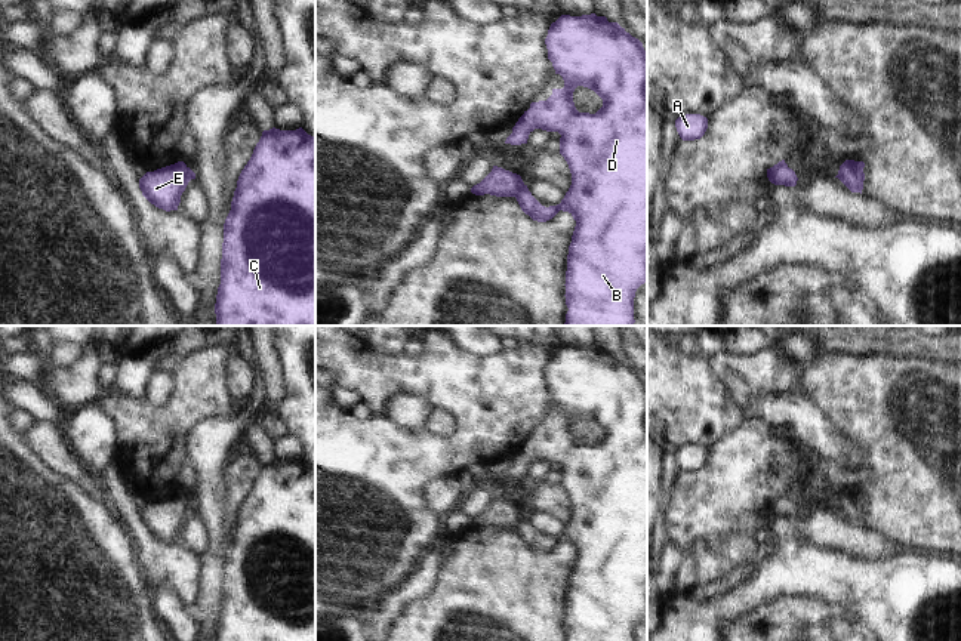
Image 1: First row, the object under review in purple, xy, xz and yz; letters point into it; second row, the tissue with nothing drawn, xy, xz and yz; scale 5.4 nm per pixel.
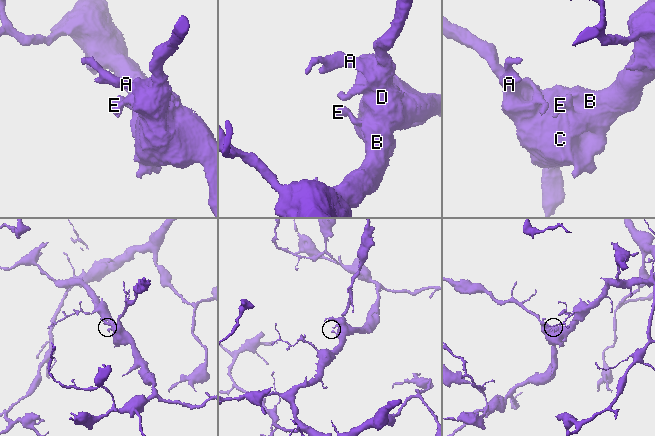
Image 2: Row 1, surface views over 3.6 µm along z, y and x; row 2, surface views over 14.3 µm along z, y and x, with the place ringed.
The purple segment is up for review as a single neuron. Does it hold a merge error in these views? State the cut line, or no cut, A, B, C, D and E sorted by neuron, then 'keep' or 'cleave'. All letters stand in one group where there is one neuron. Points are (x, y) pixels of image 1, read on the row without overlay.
cut xz (523, 515), (514, 527); groups A B C D / E; cleave

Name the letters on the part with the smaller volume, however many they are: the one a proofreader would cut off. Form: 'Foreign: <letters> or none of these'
Foreign: E.

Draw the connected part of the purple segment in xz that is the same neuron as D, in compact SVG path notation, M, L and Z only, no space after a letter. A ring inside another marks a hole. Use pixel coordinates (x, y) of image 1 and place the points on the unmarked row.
M595 345L561 346L551 355L545 370L548 391L555 406L564 412L563 420L552 420L546 432L532 434L518 450L505 475L527 475L535 460L558 463L560 486L569 496L572 517L557 537L542 537L523 517L515 530L521 542L533 552L546 554L560 542L569 543L576 552L567 586L566 637L569 641L634 641L637 620L647 613L647 383L643 375L625 363L617 354ZM577 417L594 422L603 438L595 444L579 444L573 434Z

